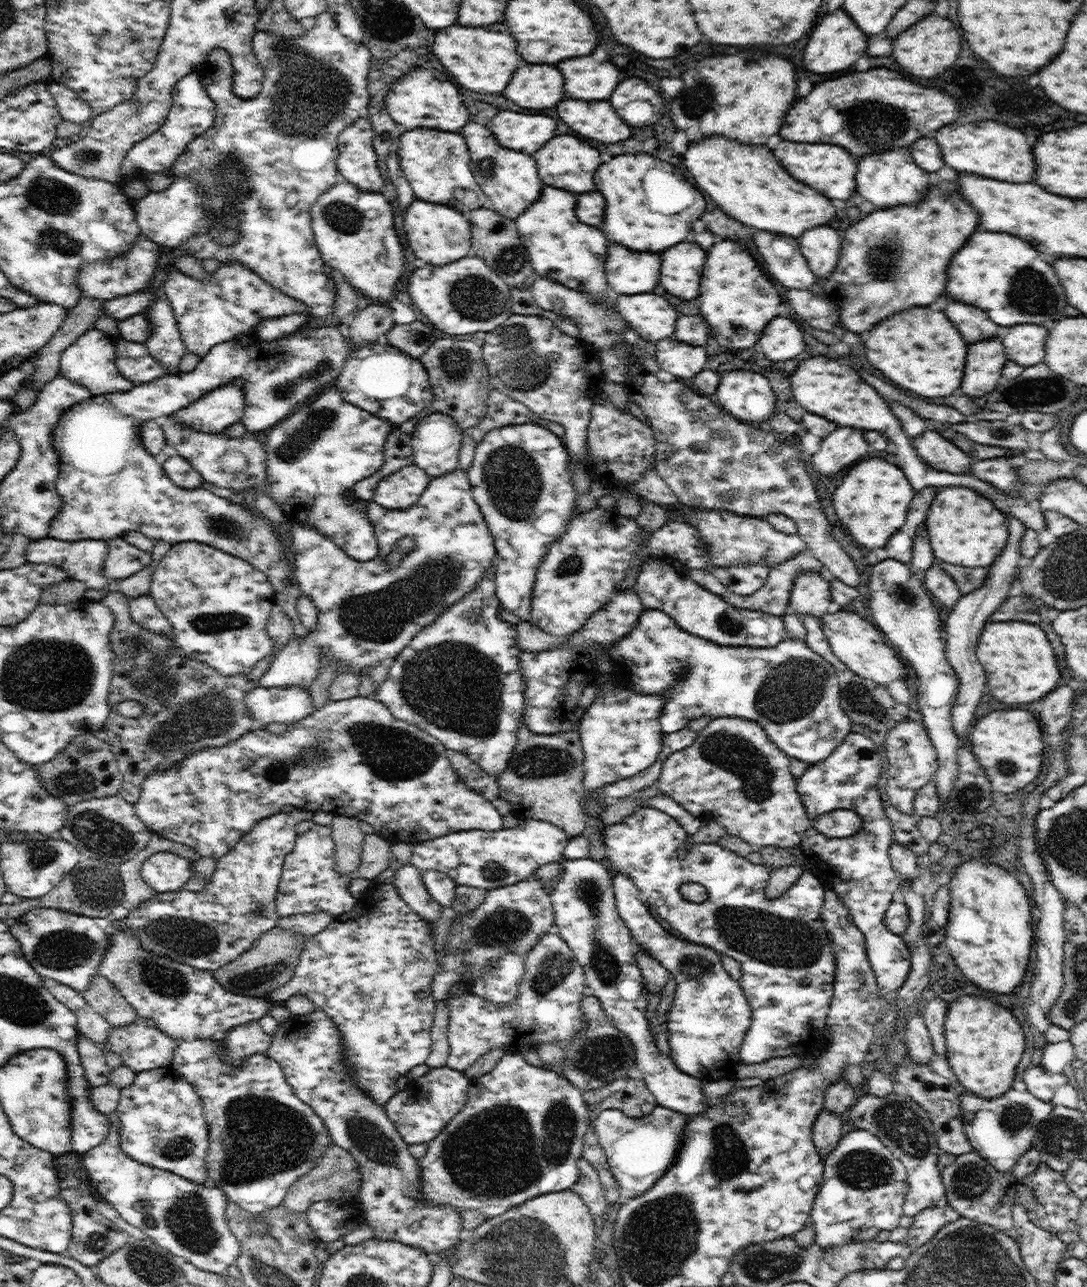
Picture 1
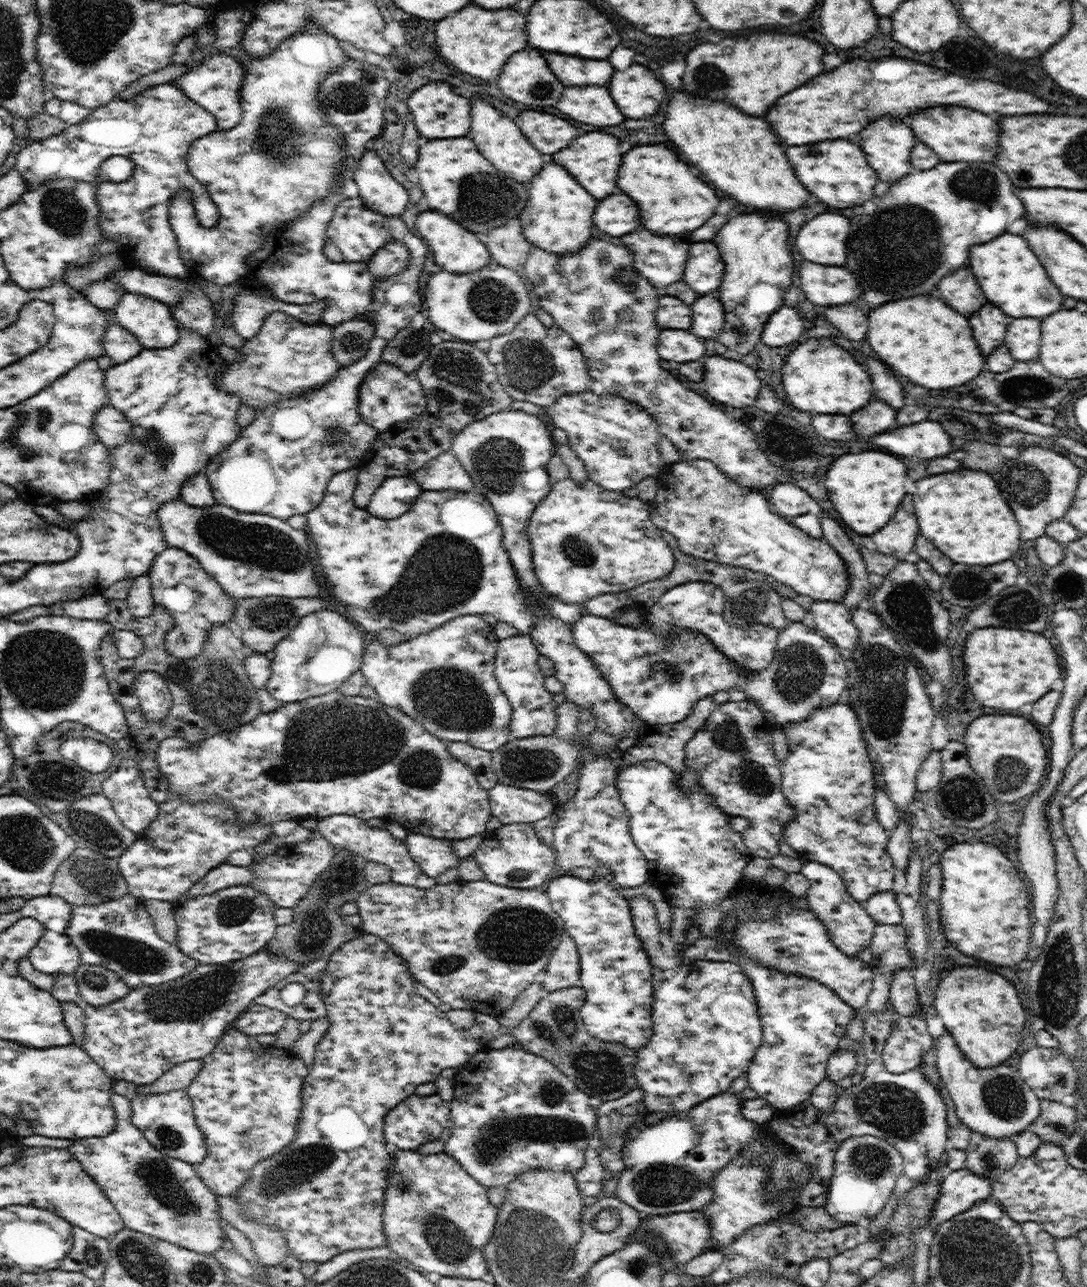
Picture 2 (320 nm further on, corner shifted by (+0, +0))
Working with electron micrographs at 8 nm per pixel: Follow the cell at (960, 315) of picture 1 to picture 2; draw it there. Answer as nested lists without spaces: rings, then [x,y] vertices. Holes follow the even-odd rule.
[[[962,266],[956,272],[944,276],[944,280],[938,284],[938,290],[942,292],[942,298],[948,302],[948,306],[966,318],[970,318],[986,302],[984,292],[968,266]]]

